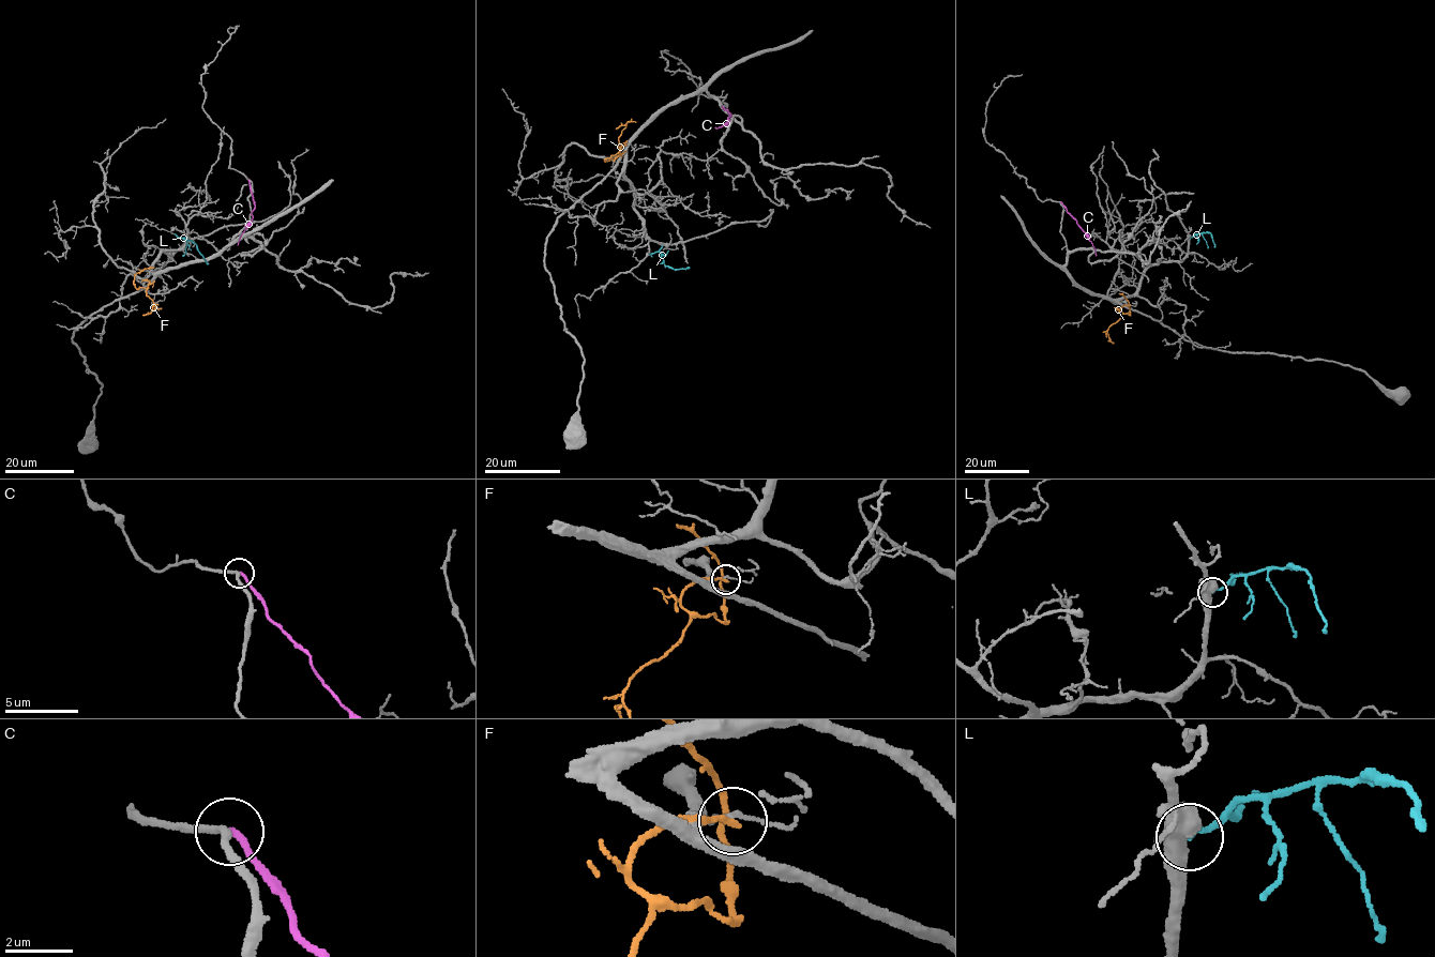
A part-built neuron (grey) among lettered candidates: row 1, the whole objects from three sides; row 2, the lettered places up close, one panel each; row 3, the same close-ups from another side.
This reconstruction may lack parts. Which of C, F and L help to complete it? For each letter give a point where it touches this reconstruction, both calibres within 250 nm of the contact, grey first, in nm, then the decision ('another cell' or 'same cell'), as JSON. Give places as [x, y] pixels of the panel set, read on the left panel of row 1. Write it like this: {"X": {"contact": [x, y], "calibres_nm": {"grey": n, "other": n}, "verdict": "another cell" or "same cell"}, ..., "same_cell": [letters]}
{"C": {"contact": [248, 180], "calibres_nm": {"grey": 200, "other": 220}, "verdict": "another cell"}, "F": {"contact": [142, 279], "calibres_nm": {"grey": 100, "other": 170}, "verdict": "another cell"}, "L": {"contact": [185, 240], "calibres_nm": {"grey": 480, "other": 150}, "verdict": "same cell"}, "same_cell": ["L"]}

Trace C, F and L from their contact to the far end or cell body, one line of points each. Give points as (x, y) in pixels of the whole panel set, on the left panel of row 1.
C: (248, 180), (254, 209), (251, 224), (237, 245)
F: (142, 280), (148, 280), (146, 289), (137, 288), (135, 275), (154, 267)
L: (185, 240), (196, 244), (208, 263)

